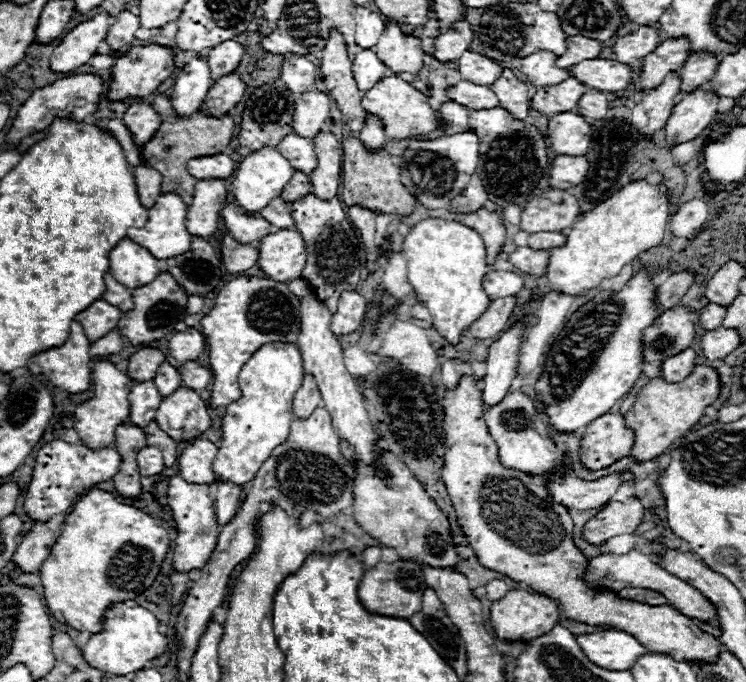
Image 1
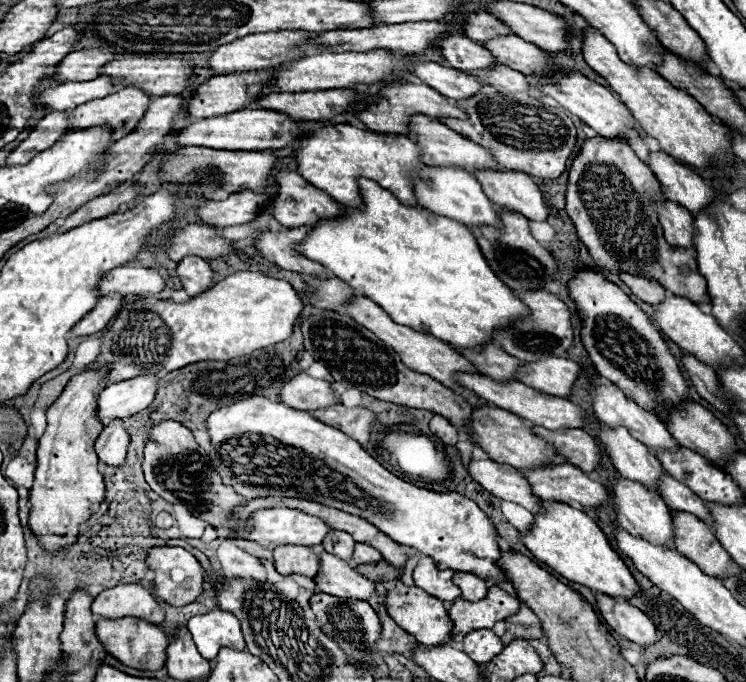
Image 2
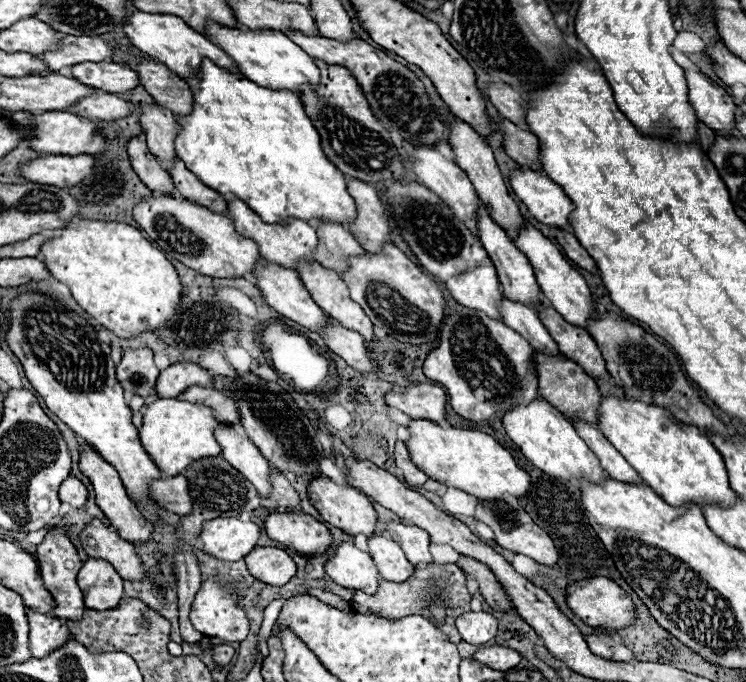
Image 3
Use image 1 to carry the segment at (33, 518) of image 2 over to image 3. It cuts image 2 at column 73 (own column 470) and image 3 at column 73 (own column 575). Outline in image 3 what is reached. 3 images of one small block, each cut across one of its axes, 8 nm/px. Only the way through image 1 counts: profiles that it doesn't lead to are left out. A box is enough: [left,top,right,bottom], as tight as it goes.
[34,526,84,620]

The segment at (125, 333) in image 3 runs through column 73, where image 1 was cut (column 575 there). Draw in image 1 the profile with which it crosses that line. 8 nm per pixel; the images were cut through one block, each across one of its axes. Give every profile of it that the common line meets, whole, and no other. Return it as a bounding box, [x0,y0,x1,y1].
[548,180,670,294]

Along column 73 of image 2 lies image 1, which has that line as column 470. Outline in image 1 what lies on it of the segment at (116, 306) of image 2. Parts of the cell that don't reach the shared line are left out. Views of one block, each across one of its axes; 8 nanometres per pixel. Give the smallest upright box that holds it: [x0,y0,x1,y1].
[468,296,516,338]

